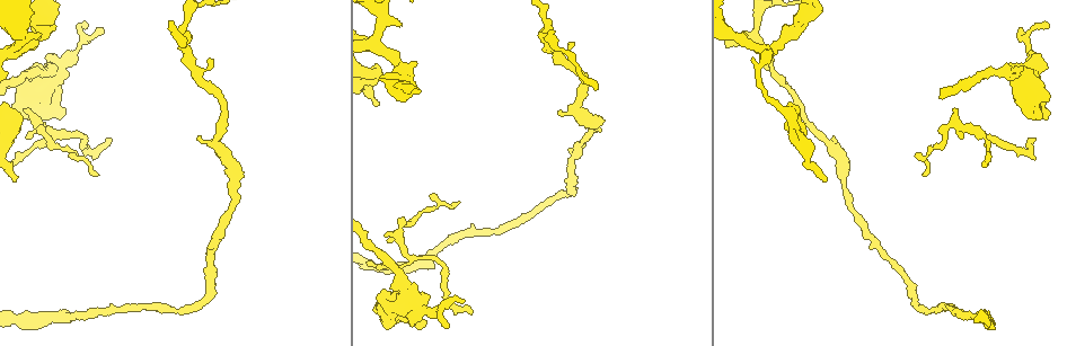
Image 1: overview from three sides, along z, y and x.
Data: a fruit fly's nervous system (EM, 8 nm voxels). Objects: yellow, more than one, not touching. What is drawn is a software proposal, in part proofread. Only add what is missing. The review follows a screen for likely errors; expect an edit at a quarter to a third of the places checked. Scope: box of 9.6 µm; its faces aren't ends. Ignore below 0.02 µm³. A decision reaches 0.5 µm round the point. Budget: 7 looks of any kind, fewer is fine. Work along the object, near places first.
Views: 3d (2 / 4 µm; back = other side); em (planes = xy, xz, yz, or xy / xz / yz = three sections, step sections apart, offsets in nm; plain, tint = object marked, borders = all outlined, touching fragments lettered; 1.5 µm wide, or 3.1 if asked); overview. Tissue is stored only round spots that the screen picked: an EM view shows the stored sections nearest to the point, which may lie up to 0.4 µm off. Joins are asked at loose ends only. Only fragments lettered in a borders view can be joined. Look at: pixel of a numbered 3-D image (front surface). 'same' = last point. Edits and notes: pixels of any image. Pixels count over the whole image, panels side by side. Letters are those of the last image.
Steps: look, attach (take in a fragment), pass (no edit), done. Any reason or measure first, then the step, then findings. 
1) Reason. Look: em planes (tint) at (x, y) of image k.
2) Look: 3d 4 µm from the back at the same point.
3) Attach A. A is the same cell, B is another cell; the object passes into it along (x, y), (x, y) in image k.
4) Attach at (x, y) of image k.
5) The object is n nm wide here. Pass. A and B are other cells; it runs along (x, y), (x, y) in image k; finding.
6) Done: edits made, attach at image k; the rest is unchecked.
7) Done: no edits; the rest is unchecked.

An open end. Look: em planes (borders) at (14, 181) of image 1.

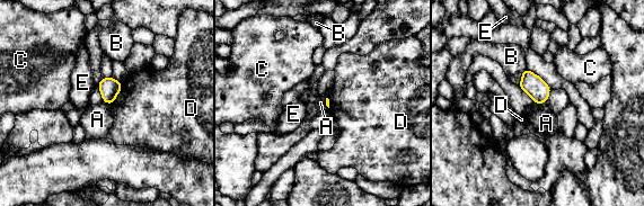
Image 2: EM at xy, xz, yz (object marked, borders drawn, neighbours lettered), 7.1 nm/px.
Pass. A, B, C, D and E are other cells; a border runs along (546, 101), (535, 104) in image 2; none of them fits.

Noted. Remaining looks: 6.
Branch stops here. Look: 3d 4 µm at (402, 24) of image 1.

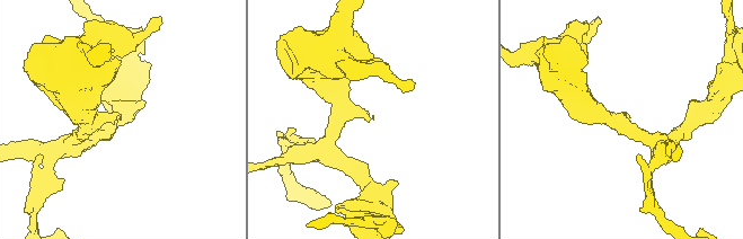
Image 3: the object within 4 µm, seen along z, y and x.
Now the EM. Look: em planes (plain) at (121, 117) of image 3.

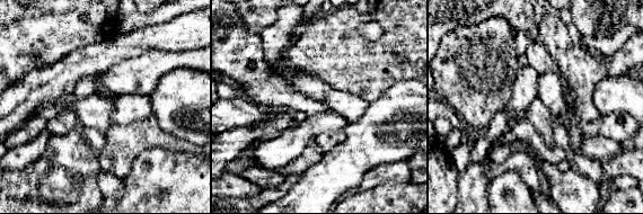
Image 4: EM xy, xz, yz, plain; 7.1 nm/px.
What lies round it. Look: em planes (borders) at the same point.

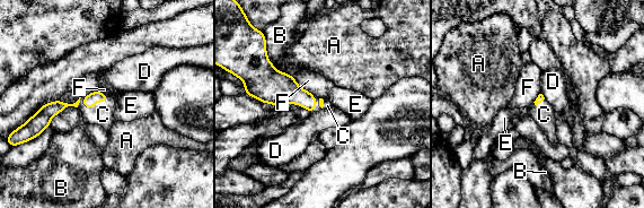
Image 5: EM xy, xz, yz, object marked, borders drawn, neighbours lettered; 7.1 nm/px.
Attach C. C is the same cell, A, B, D, E and F are other cells; the object passes into it along (93, 98), (88, 107), (103, 114) in image 5; the neuron continues.

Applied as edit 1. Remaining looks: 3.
Branch stops here. Look: em planes (tint) at (200, 140) of image 1.

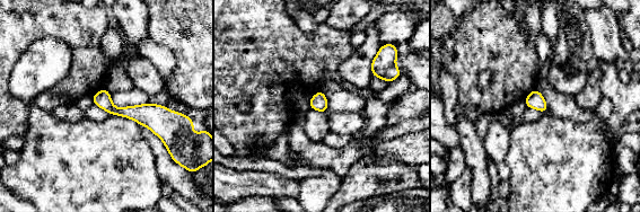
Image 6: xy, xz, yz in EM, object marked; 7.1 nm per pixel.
Look: em planes (borders) at the same point.

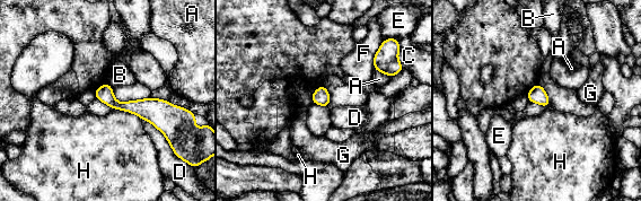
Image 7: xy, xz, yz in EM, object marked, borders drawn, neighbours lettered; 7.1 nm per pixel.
Pass. A, B, C, D, E, F, G and H are other cells; a border runs along (114, 108), (129, 111), (142, 119) in image 7; none of them fits.

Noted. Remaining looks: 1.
Done: edits made, attach at image 5; the rest is unchecked.

